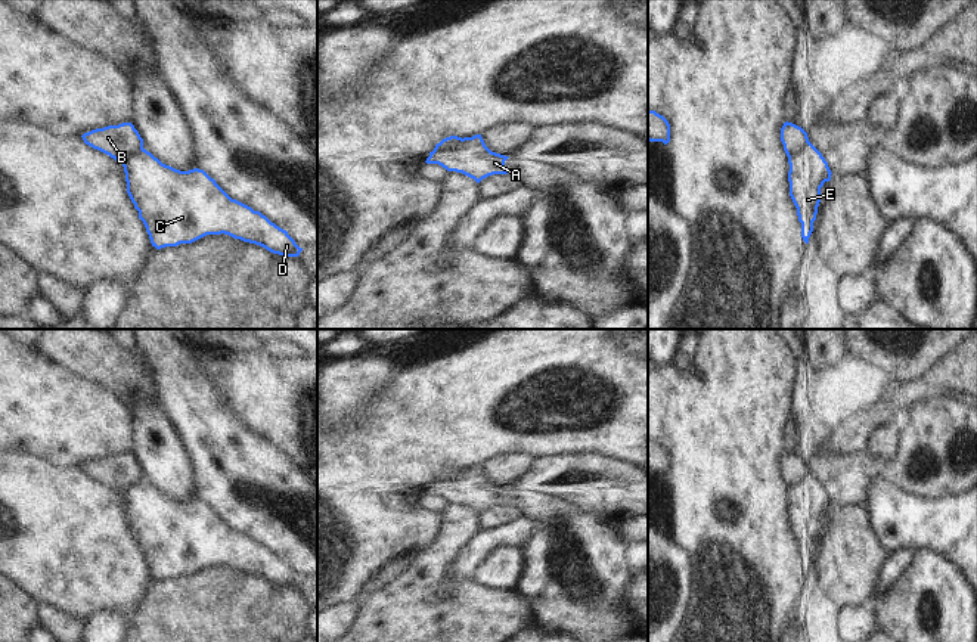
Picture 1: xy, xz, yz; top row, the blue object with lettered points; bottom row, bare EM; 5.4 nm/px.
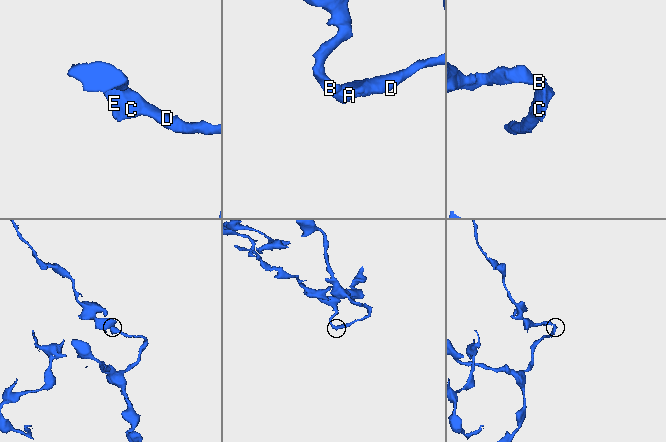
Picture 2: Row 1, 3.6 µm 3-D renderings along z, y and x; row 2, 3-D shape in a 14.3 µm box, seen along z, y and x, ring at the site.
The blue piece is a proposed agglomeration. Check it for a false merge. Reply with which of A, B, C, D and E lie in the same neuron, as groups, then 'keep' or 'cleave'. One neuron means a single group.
A C D E / B | cleave

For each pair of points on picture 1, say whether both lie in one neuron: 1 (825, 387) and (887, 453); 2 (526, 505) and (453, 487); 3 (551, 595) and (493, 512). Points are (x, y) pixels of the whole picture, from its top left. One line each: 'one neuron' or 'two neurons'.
1: two neurons
2: one neuron
3: two neurons

